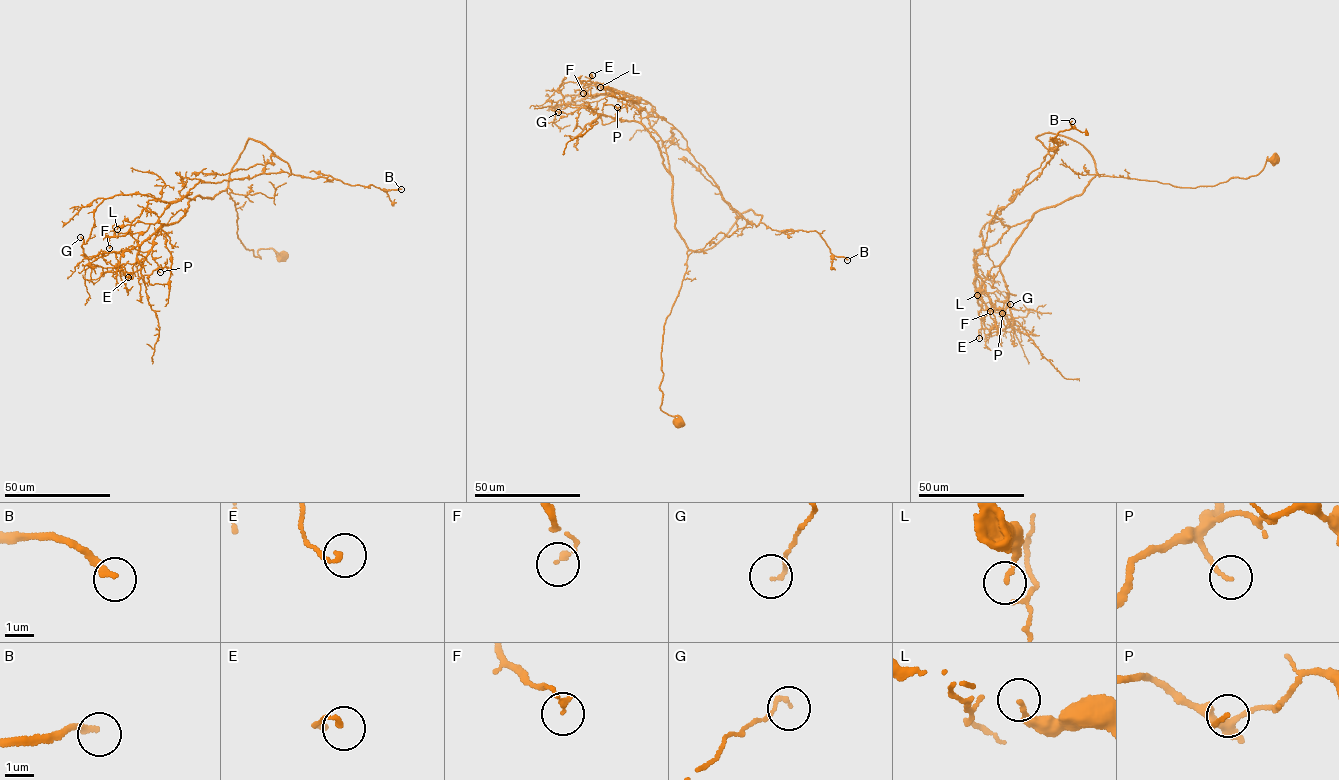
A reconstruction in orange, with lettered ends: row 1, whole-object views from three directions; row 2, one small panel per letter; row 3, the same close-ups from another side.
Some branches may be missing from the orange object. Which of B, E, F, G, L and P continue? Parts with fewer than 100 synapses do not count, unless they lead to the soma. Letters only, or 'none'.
B

